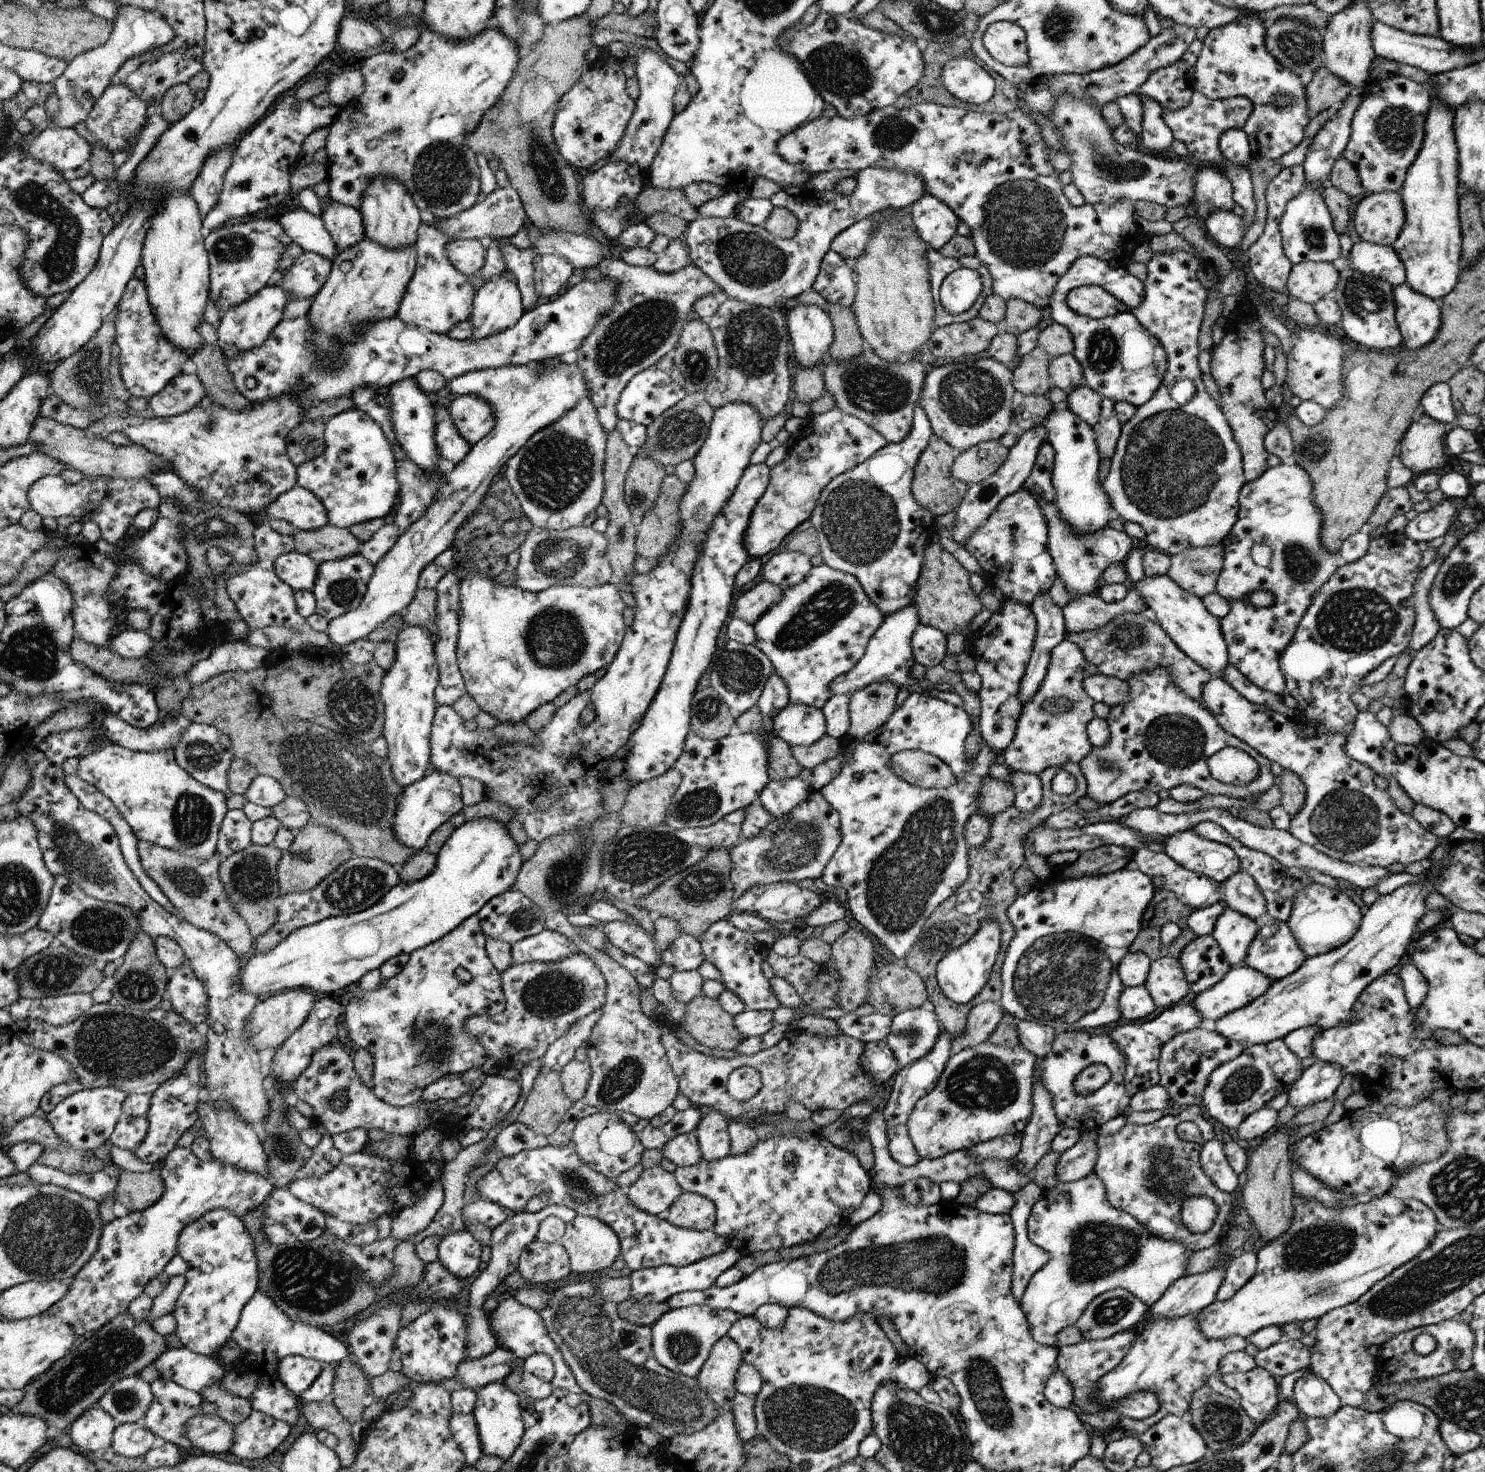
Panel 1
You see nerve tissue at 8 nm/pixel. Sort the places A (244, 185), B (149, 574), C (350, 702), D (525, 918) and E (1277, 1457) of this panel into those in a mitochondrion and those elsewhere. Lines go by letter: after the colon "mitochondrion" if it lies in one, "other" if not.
A: other
B: other
C: mitochondrion
D: mitochondrion
E: other

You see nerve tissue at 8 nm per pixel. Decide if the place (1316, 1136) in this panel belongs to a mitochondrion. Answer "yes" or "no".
no

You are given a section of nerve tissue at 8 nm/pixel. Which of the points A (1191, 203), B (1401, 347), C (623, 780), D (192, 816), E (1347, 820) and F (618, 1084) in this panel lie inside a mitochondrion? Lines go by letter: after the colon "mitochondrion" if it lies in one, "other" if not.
A: other
B: other
C: other
D: mitochondrion
E: mitochondrion
F: mitochondrion

